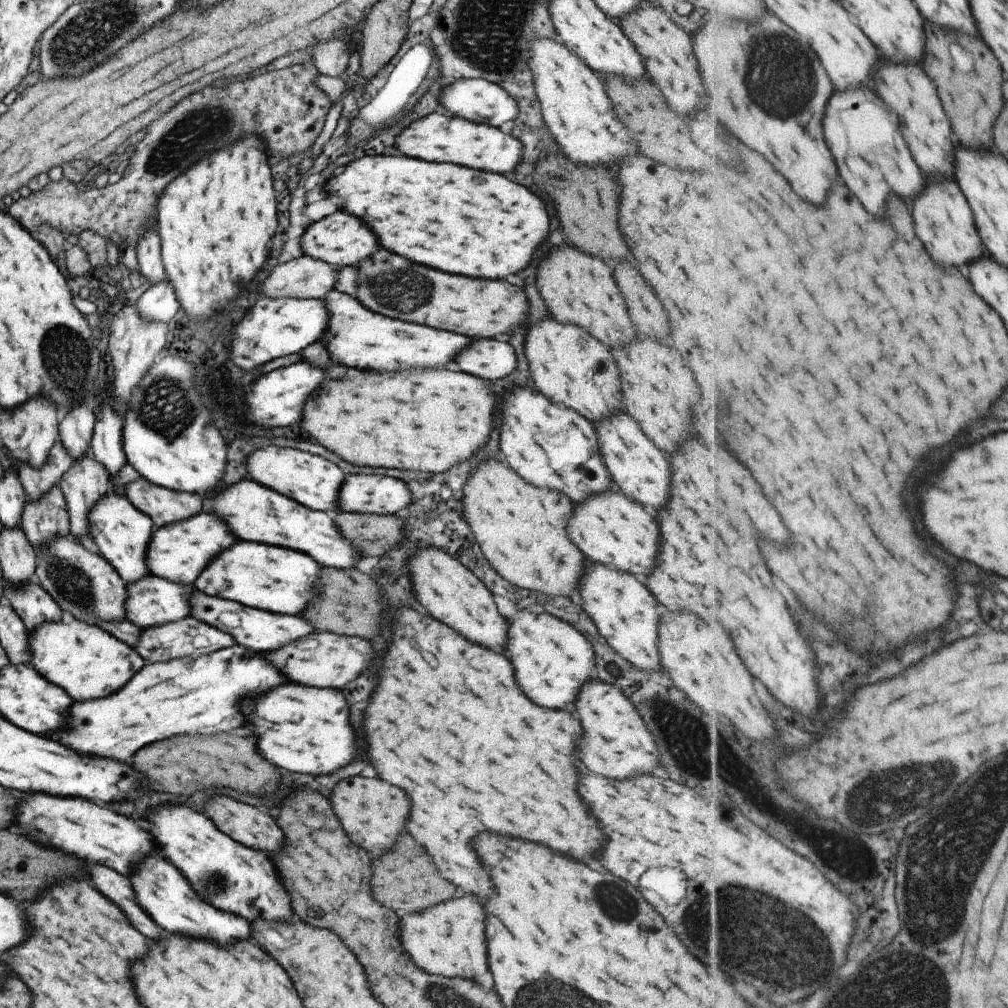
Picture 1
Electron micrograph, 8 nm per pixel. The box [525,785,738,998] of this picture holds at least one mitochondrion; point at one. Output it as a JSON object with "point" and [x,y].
{"point":[613,898]}

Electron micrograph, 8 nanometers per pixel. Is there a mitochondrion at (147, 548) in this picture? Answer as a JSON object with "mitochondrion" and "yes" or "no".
{"mitochondrion":"no"}

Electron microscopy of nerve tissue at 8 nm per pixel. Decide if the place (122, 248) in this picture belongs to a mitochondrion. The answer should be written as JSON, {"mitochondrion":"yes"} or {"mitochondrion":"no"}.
{"mitochondrion":"no"}

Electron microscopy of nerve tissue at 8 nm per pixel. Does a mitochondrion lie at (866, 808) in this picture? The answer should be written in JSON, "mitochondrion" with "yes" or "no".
{"mitochondrion":"yes"}

